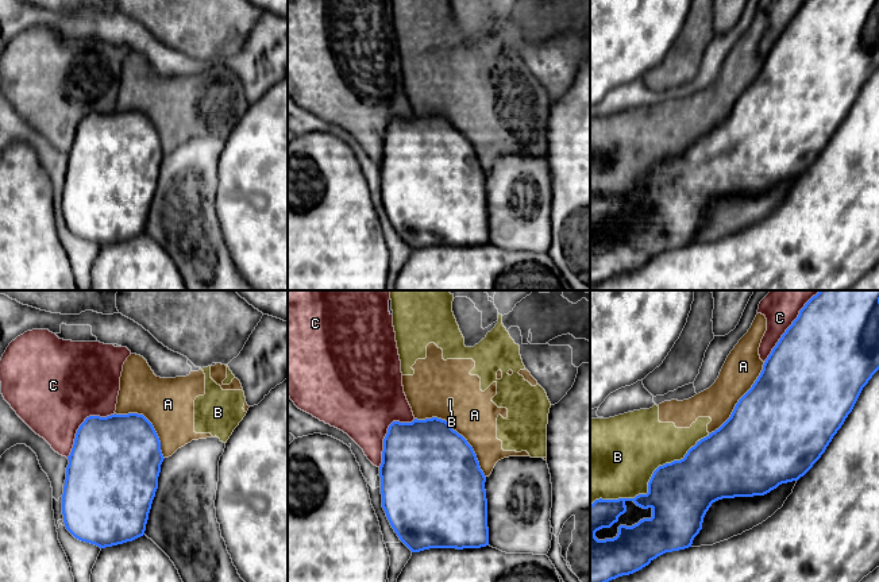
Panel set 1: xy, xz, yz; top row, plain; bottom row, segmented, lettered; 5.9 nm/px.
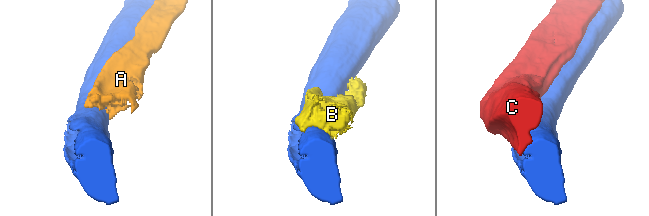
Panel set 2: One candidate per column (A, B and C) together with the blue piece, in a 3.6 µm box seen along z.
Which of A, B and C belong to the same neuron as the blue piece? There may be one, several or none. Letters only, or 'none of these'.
none of these

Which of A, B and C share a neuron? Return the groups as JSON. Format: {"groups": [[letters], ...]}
{"groups": [["A", "B"], ["C"]]}

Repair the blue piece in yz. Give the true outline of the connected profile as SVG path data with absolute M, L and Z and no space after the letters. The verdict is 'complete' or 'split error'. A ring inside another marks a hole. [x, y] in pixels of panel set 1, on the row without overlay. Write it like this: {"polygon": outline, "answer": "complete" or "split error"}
{"polygon": "M806 0L772 46L752 85L718 127L697 139L683 157L659 163L647 192L600 196L590 203L590 285L633 271L666 250L691 244L713 200L764 193L803 174L878 68L879 0ZM627 199L651 205L652 215L632 224L620 223L616 235L598 238L595 230L617 220L627 209Z", "answer": "complete"}

